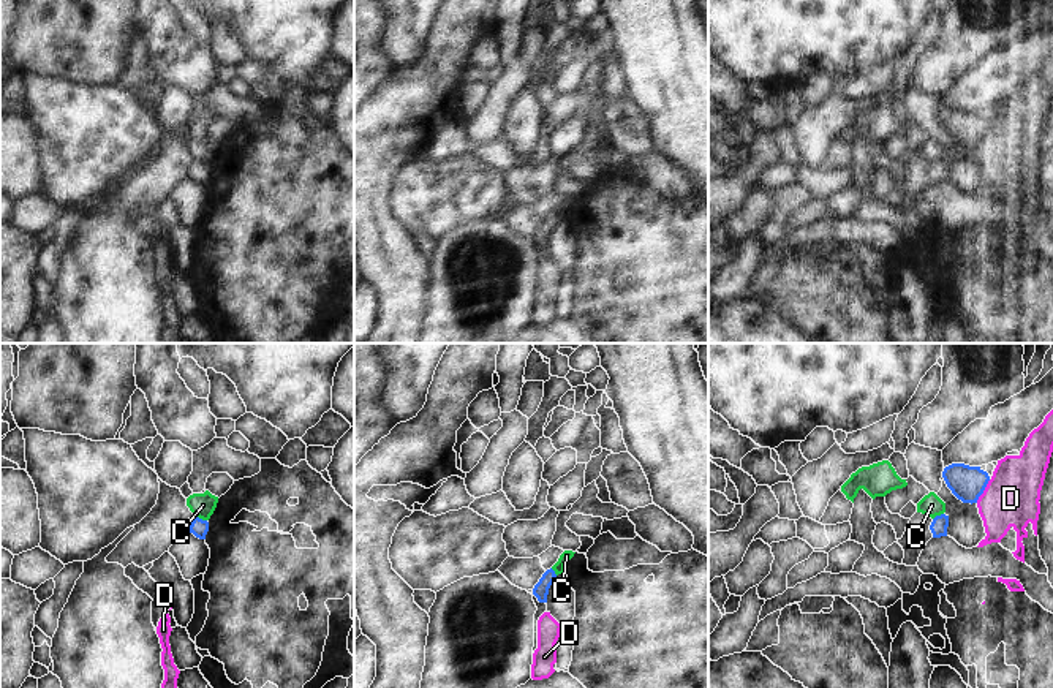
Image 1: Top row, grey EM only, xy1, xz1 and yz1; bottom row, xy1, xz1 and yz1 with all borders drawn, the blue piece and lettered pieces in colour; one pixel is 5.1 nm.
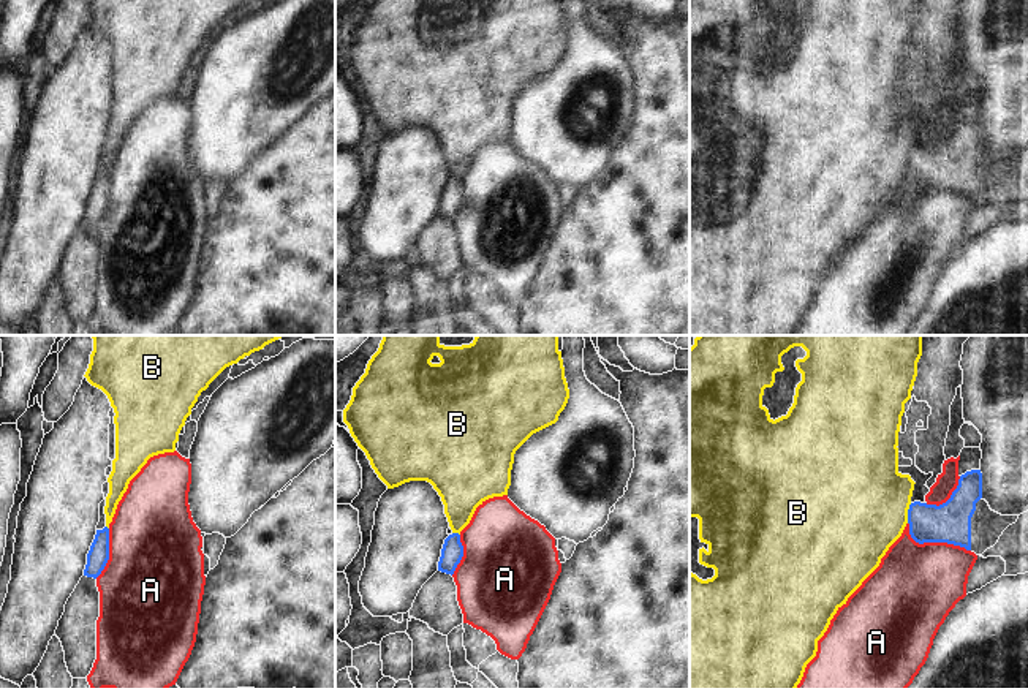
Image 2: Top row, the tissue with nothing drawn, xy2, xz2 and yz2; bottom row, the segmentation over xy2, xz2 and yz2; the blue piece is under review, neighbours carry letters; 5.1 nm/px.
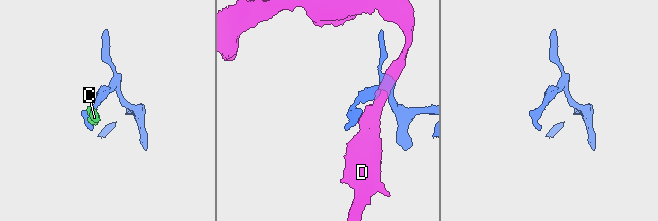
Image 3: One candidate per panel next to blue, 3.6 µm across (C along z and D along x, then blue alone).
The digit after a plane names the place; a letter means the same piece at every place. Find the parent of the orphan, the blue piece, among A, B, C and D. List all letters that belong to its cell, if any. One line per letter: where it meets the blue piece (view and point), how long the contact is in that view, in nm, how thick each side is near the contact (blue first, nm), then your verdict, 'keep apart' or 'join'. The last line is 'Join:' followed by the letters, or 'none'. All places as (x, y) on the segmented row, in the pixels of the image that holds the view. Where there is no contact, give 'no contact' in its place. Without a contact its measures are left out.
A: meets blue in yz2 at (933, 541); contact 360 nm long; 200 nm thick on the blue side, 440 nm on the other; keep apart
B: meets blue in yz2 at (908, 513); contact 110 nm long; 200 nm thick on the blue side, 500 nm on the other; keep apart
C: meets blue in xy1 at (201, 519); contact 70 nm long; 90 nm thick on the blue side, 130 nm on the other; keep apart
D: meets blue in yz1 at (984, 489); contact 140 nm long; 180 nm thick on the blue side, 280 nm on the other; keep apart
Join: none

